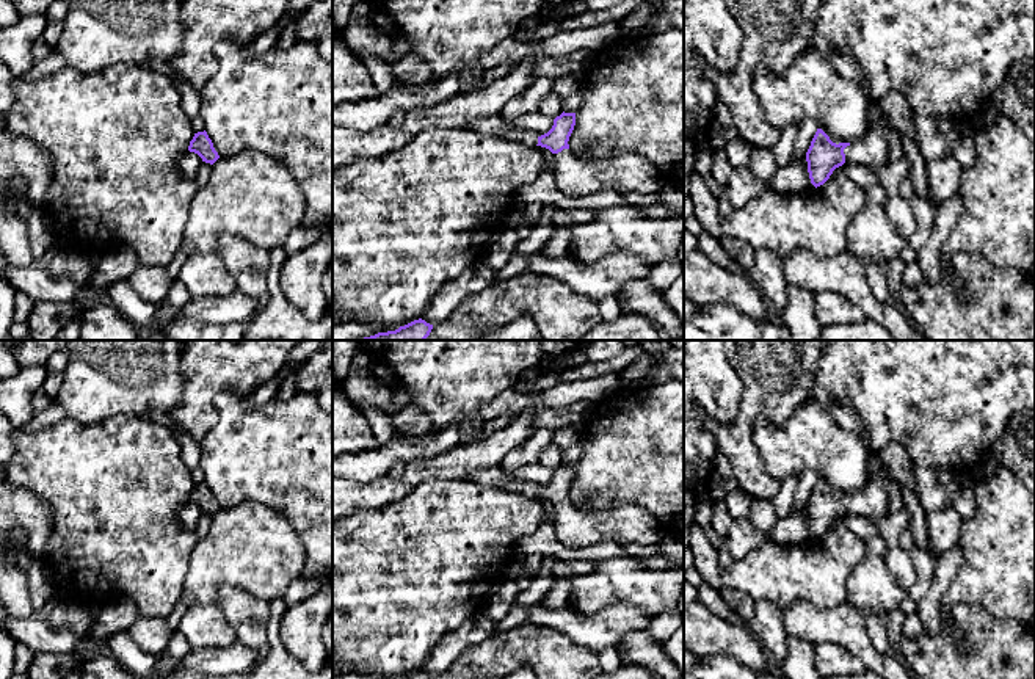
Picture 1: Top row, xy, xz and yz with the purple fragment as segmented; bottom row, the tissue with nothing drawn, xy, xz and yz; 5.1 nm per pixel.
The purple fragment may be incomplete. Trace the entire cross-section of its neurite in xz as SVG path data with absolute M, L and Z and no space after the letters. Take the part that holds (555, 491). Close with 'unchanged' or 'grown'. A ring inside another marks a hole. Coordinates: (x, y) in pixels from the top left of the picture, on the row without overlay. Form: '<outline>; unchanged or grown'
M561 464L552 480L538 488L538 496L554 505L554 527L558 539L571 547L582 549L596 543L615 541L654 546L666 532L645 508L632 503L607 511L580 511L569 502L569 488L576 477L576 464Z; grown

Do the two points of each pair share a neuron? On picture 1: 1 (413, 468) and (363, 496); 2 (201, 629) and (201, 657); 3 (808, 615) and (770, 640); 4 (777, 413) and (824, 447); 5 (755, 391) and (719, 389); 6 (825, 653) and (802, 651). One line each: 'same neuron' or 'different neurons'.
1: same neuron
2: different neurons
3: different neurons
4: different neurons
5: different neurons
6: different neurons

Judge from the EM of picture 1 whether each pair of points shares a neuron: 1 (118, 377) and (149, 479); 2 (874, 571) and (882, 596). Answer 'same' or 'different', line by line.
1: different
2: same

